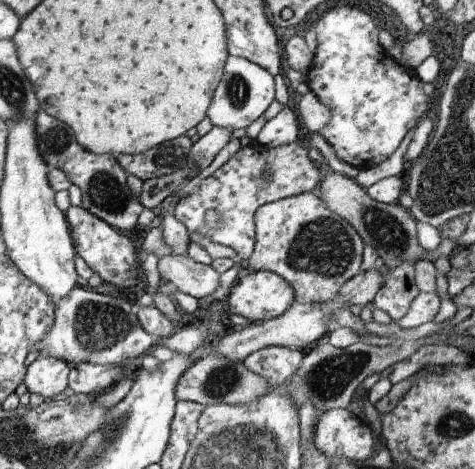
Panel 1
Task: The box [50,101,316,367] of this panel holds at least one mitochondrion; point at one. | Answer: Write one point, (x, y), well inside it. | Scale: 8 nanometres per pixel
(105, 324)

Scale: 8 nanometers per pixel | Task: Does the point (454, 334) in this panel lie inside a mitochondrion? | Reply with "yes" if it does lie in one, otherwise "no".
no

